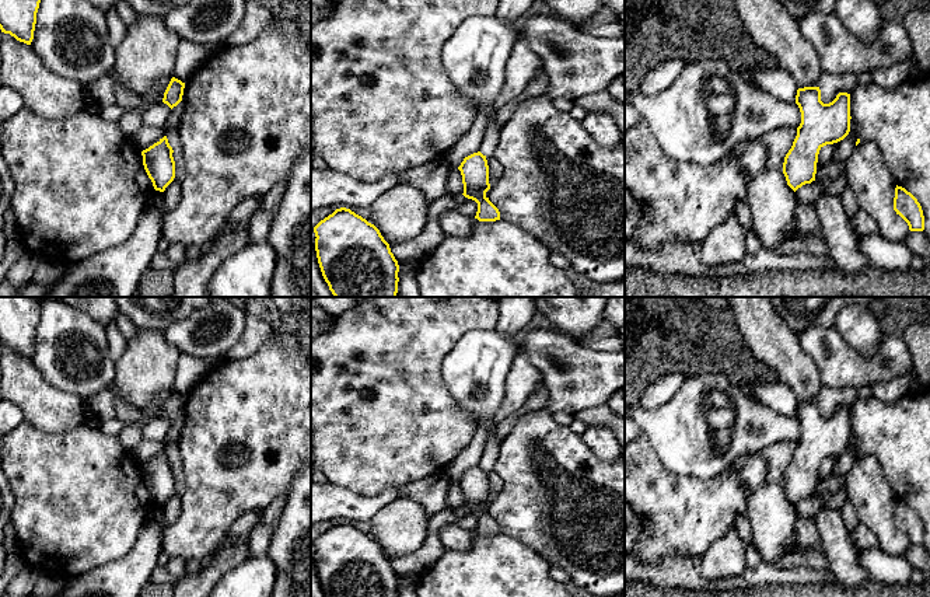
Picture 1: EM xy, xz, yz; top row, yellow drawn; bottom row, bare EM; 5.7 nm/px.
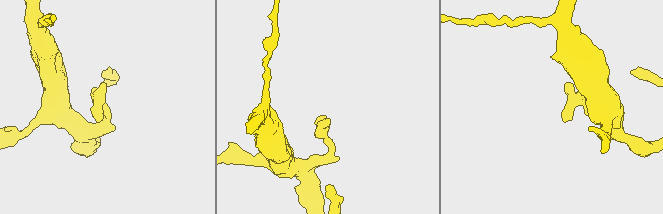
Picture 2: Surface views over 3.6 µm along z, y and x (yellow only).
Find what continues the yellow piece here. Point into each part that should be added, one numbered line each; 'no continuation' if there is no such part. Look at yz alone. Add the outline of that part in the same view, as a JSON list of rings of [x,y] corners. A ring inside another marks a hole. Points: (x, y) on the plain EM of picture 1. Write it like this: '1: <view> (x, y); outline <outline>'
no continuation

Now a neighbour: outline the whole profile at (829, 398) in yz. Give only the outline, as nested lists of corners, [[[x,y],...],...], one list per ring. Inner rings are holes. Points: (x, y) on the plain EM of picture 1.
[[[822,385],[819,390],[821,415],[829,418],[839,406],[852,408],[859,399],[860,395],[856,388],[828,388]]]

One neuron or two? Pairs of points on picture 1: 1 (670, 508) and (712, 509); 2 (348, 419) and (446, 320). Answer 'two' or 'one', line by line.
1: one
2: one

